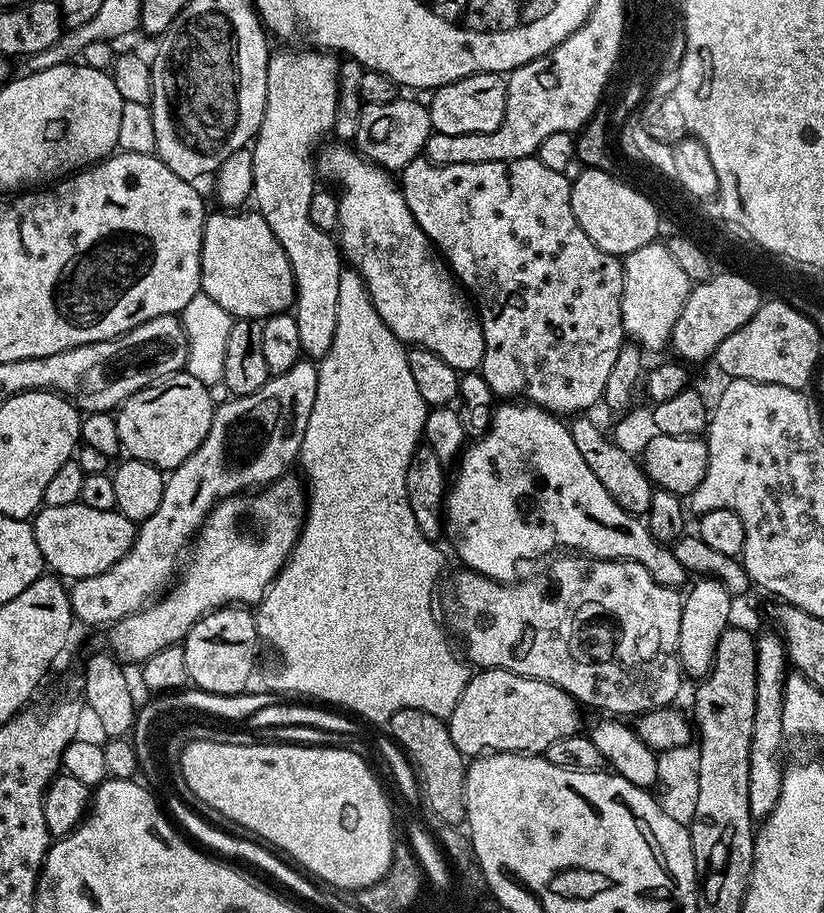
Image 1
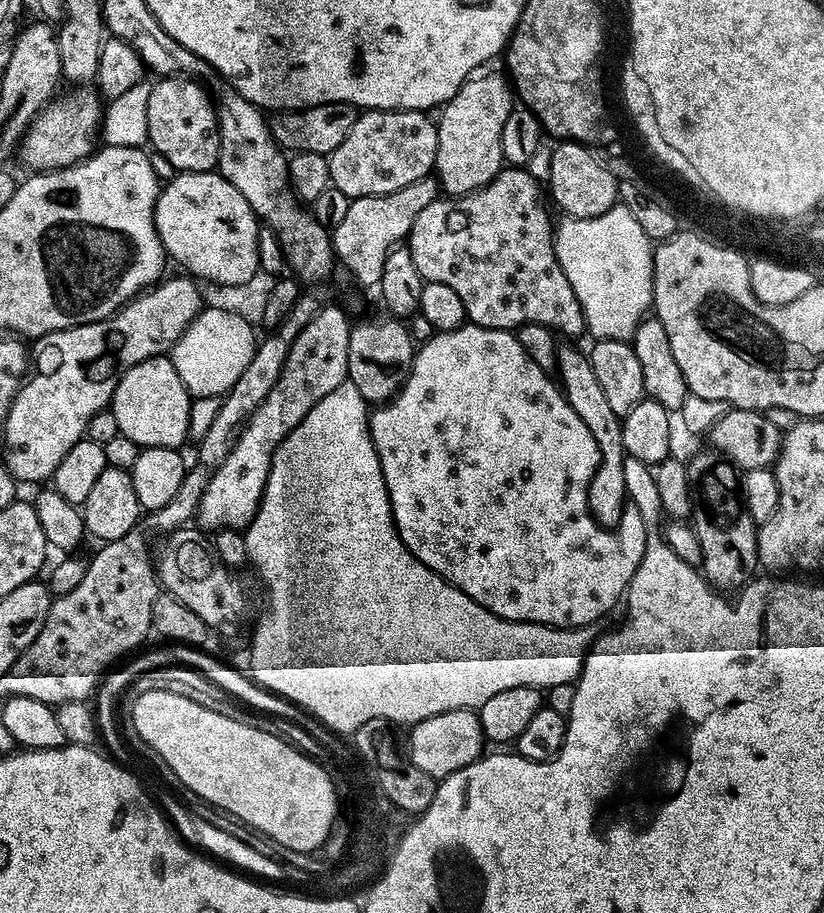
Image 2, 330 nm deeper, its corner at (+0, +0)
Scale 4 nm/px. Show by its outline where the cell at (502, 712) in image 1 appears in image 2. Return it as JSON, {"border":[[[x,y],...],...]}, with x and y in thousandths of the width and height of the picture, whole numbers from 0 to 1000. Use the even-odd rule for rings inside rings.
{"border":[[[572,775],[541,778],[541,782],[527,782],[522,786],[508,789],[506,793],[499,794],[496,802],[500,803],[495,806],[494,831],[499,832],[502,839],[507,839],[507,843],[512,843],[530,857],[570,839],[590,824],[583,785]]]}

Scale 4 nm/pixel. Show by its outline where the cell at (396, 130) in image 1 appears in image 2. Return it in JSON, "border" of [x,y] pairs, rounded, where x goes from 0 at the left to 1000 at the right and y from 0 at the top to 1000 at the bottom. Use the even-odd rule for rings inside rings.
{"border":[[[442,120],[415,160],[398,171],[402,205],[424,217],[467,215],[515,197],[529,183],[529,136],[510,120]]]}

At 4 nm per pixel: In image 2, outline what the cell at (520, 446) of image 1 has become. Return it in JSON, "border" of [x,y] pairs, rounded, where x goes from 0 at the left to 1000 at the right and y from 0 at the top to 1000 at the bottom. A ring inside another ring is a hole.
{"border":[[[564,353],[556,359],[530,363],[519,373],[511,376],[504,382],[500,391],[500,404],[498,410],[490,415],[489,423],[475,438],[460,444],[448,455],[447,470],[454,484],[454,493],[461,503],[464,519],[466,520],[468,537],[471,538],[473,554],[476,555],[476,566],[488,594],[498,602],[498,607],[502,607],[502,611],[507,611],[507,616],[522,620],[522,624],[527,624],[536,634],[544,635],[556,646],[561,646],[567,653],[575,655],[575,659],[580,659],[590,668],[595,668],[602,675],[608,675],[612,679],[629,679],[638,683],[663,683],[671,688],[706,688],[722,685],[725,682],[722,679],[727,675],[735,674],[751,657],[754,660],[755,654],[761,650],[767,630],[771,629],[779,616],[779,607],[789,597],[789,586],[786,587],[786,578],[782,575],[782,565],[774,558],[767,556],[767,554],[758,555],[751,574],[744,578],[725,574],[718,566],[714,558],[714,533],[716,532],[716,524],[721,524],[721,519],[728,509],[726,484],[721,484],[721,475],[716,475],[711,462],[706,462],[706,458],[701,458],[701,453],[697,453],[697,449],[687,440],[683,428],[677,424],[676,417],[666,409],[658,406],[653,401],[653,396],[648,396],[648,392],[643,392],[643,388],[638,388],[638,383],[633,383],[633,378],[629,375],[625,363],[610,359],[586,359],[572,353]]]}

